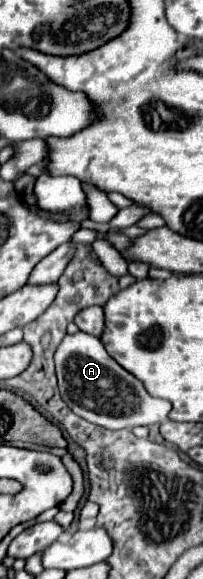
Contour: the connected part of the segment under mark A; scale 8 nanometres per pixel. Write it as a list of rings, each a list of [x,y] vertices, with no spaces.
[[[83,331],[67,335],[55,351],[55,367],[61,399],[75,415],[99,427],[125,429],[137,425],[163,423],[169,417],[169,401],[149,395],[145,385],[141,385],[137,377],[131,377],[125,369],[121,369],[121,365],[117,365],[117,361],[109,357],[97,337],[91,337]]]

